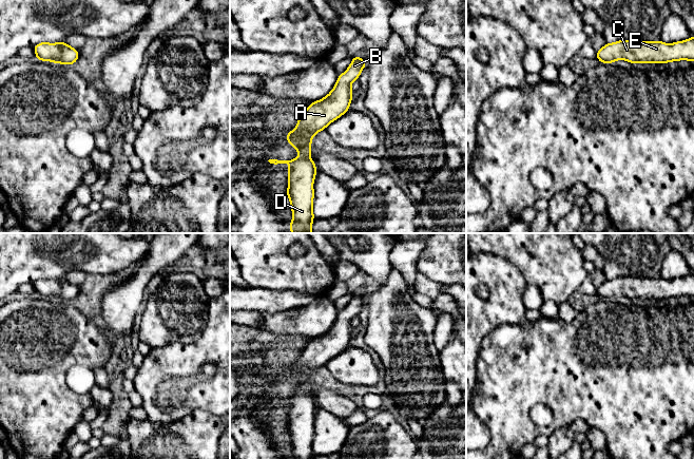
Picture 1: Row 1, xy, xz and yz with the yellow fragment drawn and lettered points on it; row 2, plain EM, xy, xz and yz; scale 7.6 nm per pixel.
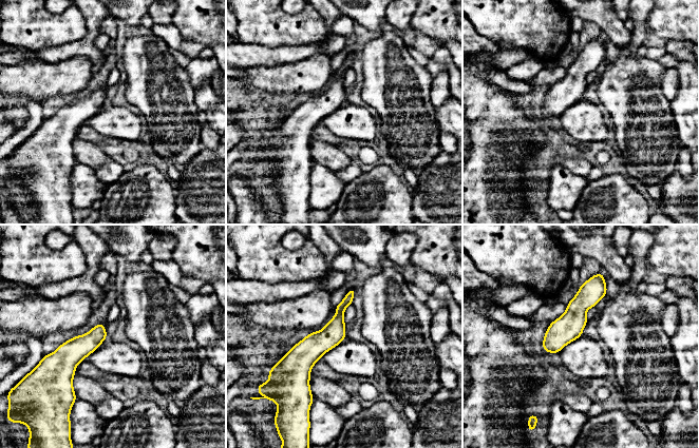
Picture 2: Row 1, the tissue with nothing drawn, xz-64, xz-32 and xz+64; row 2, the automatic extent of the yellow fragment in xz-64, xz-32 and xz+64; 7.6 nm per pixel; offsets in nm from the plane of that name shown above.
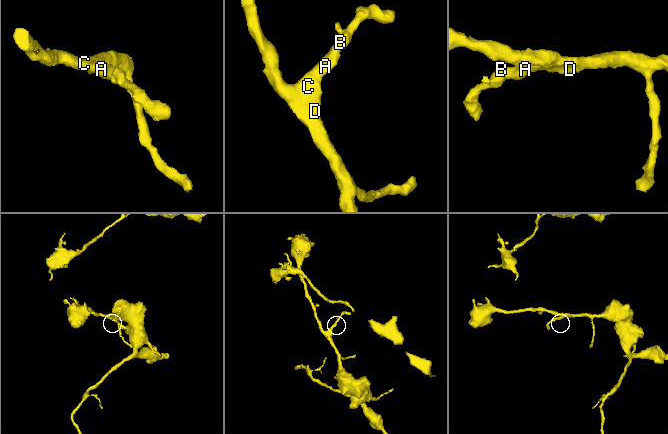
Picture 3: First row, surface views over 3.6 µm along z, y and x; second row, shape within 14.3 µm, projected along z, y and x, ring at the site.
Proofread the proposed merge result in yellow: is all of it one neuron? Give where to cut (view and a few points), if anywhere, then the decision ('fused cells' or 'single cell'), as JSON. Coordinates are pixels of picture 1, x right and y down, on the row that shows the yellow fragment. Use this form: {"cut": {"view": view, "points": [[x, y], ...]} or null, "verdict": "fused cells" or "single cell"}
{"cut": null, "verdict": "single cell"}

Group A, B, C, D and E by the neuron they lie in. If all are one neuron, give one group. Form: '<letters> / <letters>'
A B C D E

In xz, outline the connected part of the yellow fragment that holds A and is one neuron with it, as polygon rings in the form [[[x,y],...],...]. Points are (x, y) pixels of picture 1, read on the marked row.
[[[359,56],[352,57],[352,61],[348,69],[338,76],[338,80],[331,92],[324,98],[311,102],[306,111],[298,116],[296,128],[287,132],[287,142],[290,144],[298,153],[300,156],[291,160],[269,159],[270,164],[287,164],[290,171],[285,173],[288,176],[289,185],[287,188],[287,196],[289,197],[293,219],[289,222],[291,233],[311,233],[314,213],[312,210],[314,190],[313,181],[317,173],[315,162],[310,158],[312,151],[311,141],[313,136],[326,129],[332,121],[340,118],[349,111],[350,102],[352,101],[351,83],[358,80],[362,70],[366,68],[366,60]]]

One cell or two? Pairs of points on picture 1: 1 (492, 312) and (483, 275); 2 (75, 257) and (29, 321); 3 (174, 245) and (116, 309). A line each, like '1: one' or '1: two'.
1: one
2: two
3: one

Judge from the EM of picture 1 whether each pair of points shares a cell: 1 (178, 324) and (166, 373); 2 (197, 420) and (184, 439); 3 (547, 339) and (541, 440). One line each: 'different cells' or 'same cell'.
1: different cells
2: same cell
3: different cells

